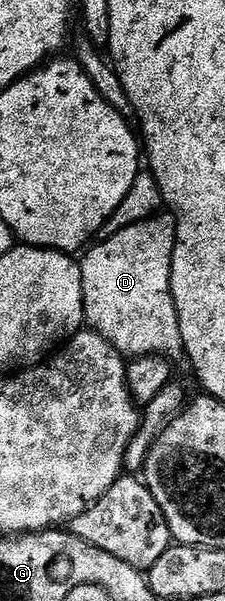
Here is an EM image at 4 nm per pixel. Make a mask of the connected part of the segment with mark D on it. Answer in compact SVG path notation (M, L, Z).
M155 215L146 221L136 223L132 227L124 227L112 239L98 241L85 250L81 258L82 290L84 291L85 324L93 332L98 333L123 358L156 355L177 363L183 360L182 336L180 335L180 319L176 311L176 303L170 286L170 255L174 252L174 240L178 223L173 216Z

